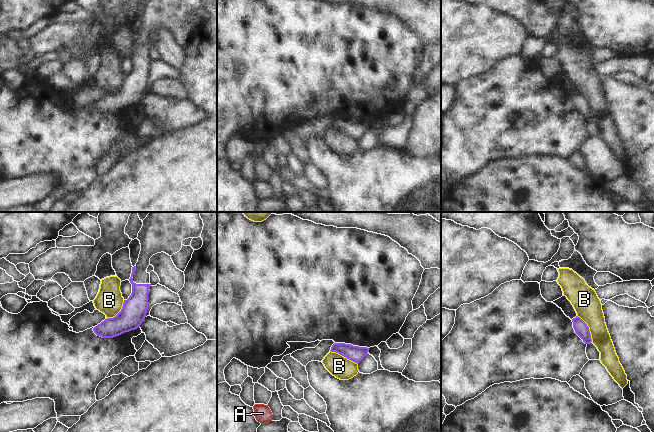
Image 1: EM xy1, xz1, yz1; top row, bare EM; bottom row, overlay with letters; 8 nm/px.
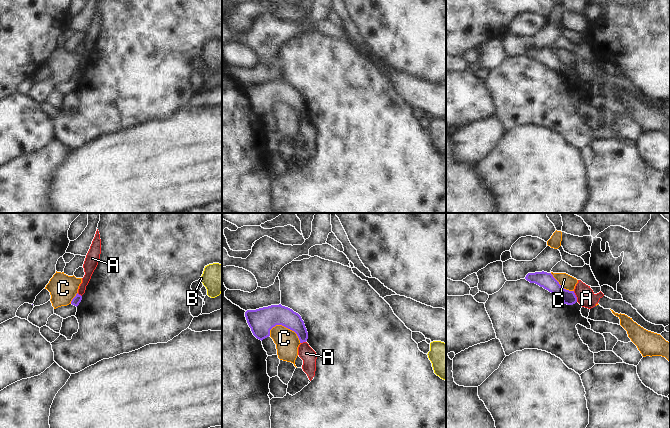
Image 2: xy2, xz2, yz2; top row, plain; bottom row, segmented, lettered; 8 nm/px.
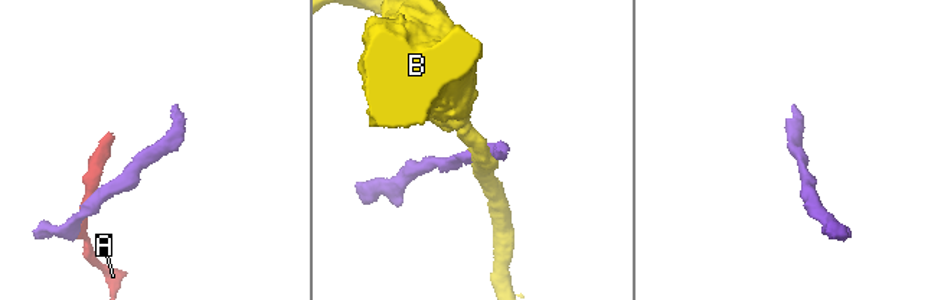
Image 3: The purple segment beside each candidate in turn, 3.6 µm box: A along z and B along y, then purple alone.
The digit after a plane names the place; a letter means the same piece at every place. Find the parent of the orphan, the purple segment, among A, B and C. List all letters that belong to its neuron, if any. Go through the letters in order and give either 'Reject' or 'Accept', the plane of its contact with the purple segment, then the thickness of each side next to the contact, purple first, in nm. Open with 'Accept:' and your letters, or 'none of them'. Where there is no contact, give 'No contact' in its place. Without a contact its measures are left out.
Accept: none of them
A: Reject. Touches purple in yz2. Thickness 120 nm (purple) against 150 nm
B: Reject. Touches purple in xz1. Thickness 130 nm (purple) against 180 nm
C: Reject. Touches purple in xz2. Thickness 200 nm (purple) against 190 nm.

